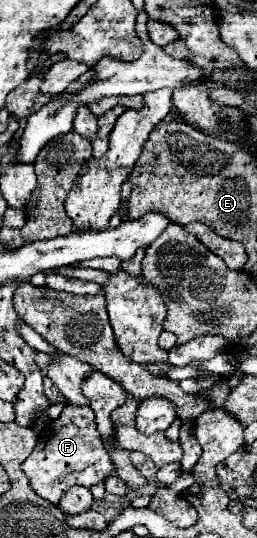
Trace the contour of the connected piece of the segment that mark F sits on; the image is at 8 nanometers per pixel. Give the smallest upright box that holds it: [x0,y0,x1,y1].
[22,404,116,504]

